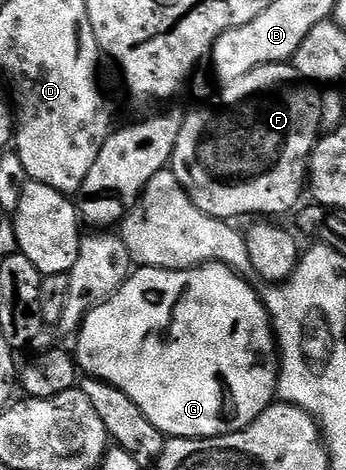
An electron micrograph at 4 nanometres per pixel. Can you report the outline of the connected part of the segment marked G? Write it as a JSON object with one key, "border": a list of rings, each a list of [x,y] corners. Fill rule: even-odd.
{"border":[[[211,261],[208,265],[194,265],[191,269],[147,269],[138,268],[130,272],[129,277],[117,292],[109,296],[109,300],[95,306],[85,317],[79,332],[76,334],[77,349],[75,360],[82,370],[90,377],[98,377],[115,387],[119,387],[159,427],[166,438],[174,437],[222,437],[228,433],[238,433],[247,428],[252,421],[259,419],[267,407],[274,404],[277,397],[277,375],[279,372],[279,350],[277,338],[273,336],[273,324],[269,322],[269,313],[260,292],[256,293],[245,282],[246,278],[220,261]]]}

